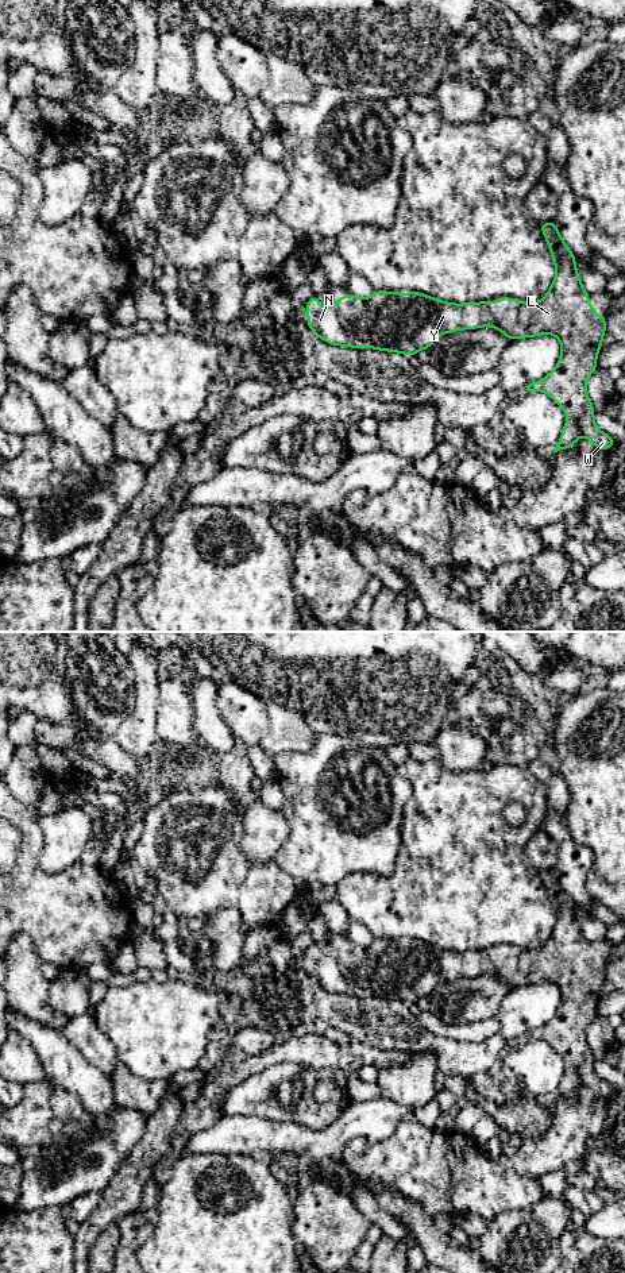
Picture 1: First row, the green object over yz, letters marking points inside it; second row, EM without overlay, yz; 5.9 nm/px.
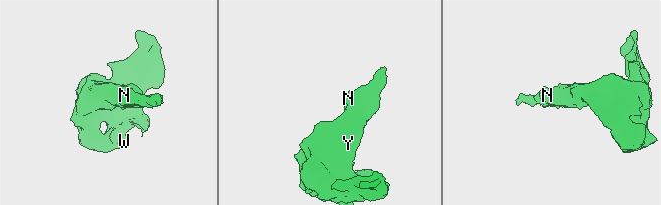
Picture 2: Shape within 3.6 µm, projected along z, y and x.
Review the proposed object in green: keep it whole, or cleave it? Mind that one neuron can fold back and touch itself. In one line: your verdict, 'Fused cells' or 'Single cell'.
Single cell

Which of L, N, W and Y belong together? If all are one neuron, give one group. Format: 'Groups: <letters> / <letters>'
Groups: L N W Y

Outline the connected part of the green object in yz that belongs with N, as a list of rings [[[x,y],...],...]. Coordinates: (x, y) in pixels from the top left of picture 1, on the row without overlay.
[[[548,869],[539,873],[548,891],[556,922],[545,945],[537,950],[499,945],[494,953],[491,948],[452,952],[414,938],[408,942],[401,942],[398,938],[374,938],[367,946],[344,942],[339,945],[333,954],[320,956],[320,945],[313,942],[306,949],[308,956],[301,954],[302,961],[308,960],[306,973],[315,980],[316,985],[328,992],[354,996],[370,995],[373,998],[401,1000],[406,1004],[417,1003],[420,998],[429,998],[437,984],[460,977],[494,975],[509,988],[551,981],[560,988],[562,994],[558,1014],[540,1030],[529,1031],[526,1038],[548,1042],[567,1062],[567,1071],[563,1075],[558,1093],[553,1095],[553,1100],[568,1098],[576,1092],[580,1084],[587,1084],[595,1096],[607,1099],[617,1089],[597,1076],[594,1052],[590,1049],[586,1037],[586,1029],[598,1017],[597,1003],[606,980],[606,964],[605,961],[598,964],[593,958],[589,941],[583,936],[575,915],[576,906],[562,887],[556,871]]]

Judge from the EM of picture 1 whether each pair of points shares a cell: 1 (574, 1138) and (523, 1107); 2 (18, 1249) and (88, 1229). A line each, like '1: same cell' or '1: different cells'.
1: different cells
2: different cells

